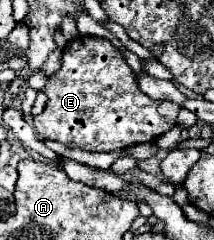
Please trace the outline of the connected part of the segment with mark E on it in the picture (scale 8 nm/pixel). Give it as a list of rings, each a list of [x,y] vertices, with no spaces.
[[[81,35],[63,51],[61,69],[43,87],[49,101],[33,125],[41,139],[57,141],[71,149],[115,151],[135,143],[155,141],[177,125],[179,105],[155,101],[139,87],[135,73],[105,37]]]

